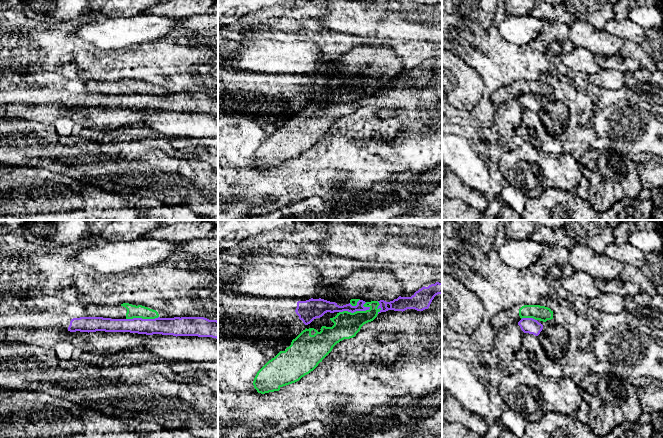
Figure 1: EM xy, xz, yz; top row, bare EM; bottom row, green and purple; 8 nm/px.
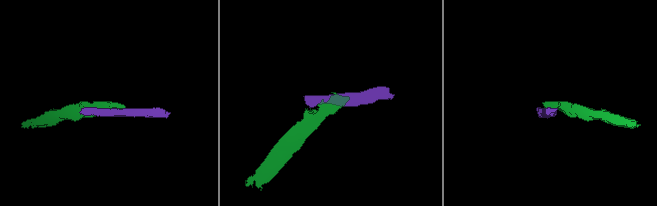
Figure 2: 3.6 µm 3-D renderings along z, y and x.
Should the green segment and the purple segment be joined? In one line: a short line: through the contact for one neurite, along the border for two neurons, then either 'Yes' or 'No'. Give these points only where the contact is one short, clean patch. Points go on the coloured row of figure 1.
Line: xz (370, 307), (353, 312), (339, 312). No

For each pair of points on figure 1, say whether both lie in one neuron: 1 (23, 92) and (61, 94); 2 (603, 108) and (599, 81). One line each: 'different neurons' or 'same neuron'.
1: same neuron
2: different neurons

